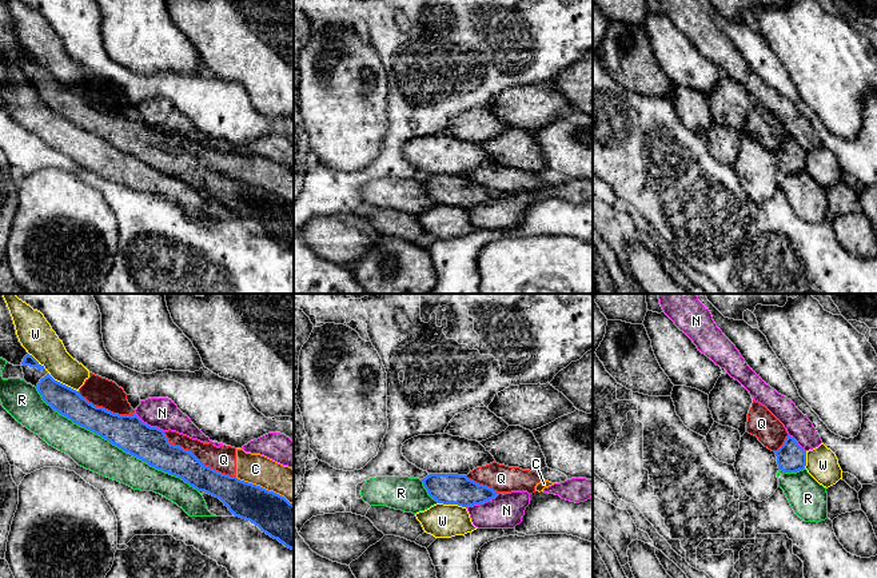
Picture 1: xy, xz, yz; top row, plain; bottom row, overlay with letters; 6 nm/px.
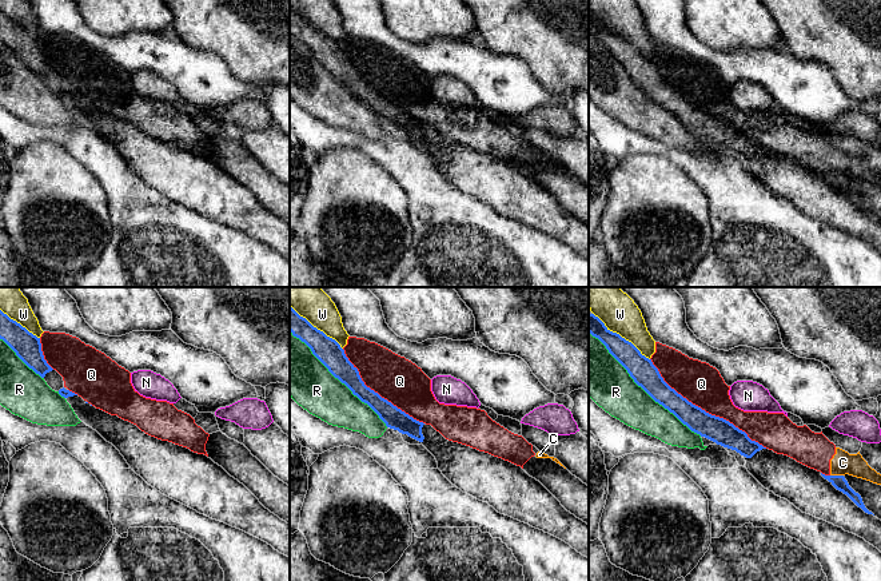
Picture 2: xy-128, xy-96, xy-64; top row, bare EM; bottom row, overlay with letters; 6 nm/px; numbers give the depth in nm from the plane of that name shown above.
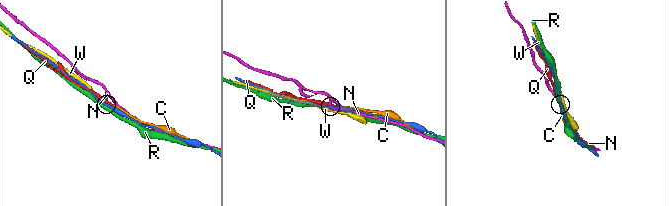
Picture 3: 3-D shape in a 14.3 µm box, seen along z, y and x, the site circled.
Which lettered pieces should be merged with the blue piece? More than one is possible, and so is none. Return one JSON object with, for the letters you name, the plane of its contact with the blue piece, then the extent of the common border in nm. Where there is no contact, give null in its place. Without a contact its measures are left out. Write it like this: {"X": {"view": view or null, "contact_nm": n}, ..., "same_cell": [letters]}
{"same_cell": []}

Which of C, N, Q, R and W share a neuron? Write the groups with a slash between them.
C Q / N / R / W

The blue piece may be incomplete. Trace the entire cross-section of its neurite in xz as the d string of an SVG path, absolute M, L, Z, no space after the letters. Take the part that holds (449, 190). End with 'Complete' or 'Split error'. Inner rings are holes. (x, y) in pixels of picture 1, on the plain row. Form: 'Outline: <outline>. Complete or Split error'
Outline: M430 175L422 183L428 196L443 206L469 208L485 204L499 195L458 175Z. Complete

